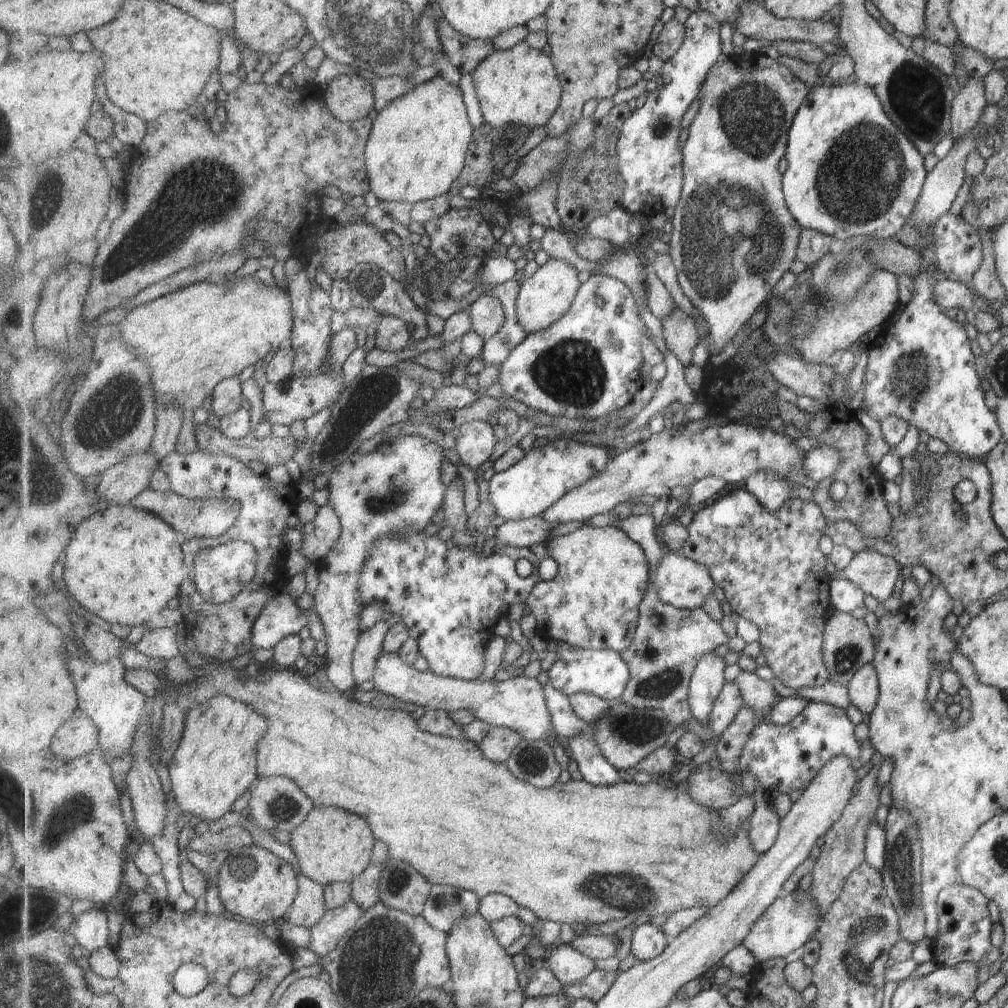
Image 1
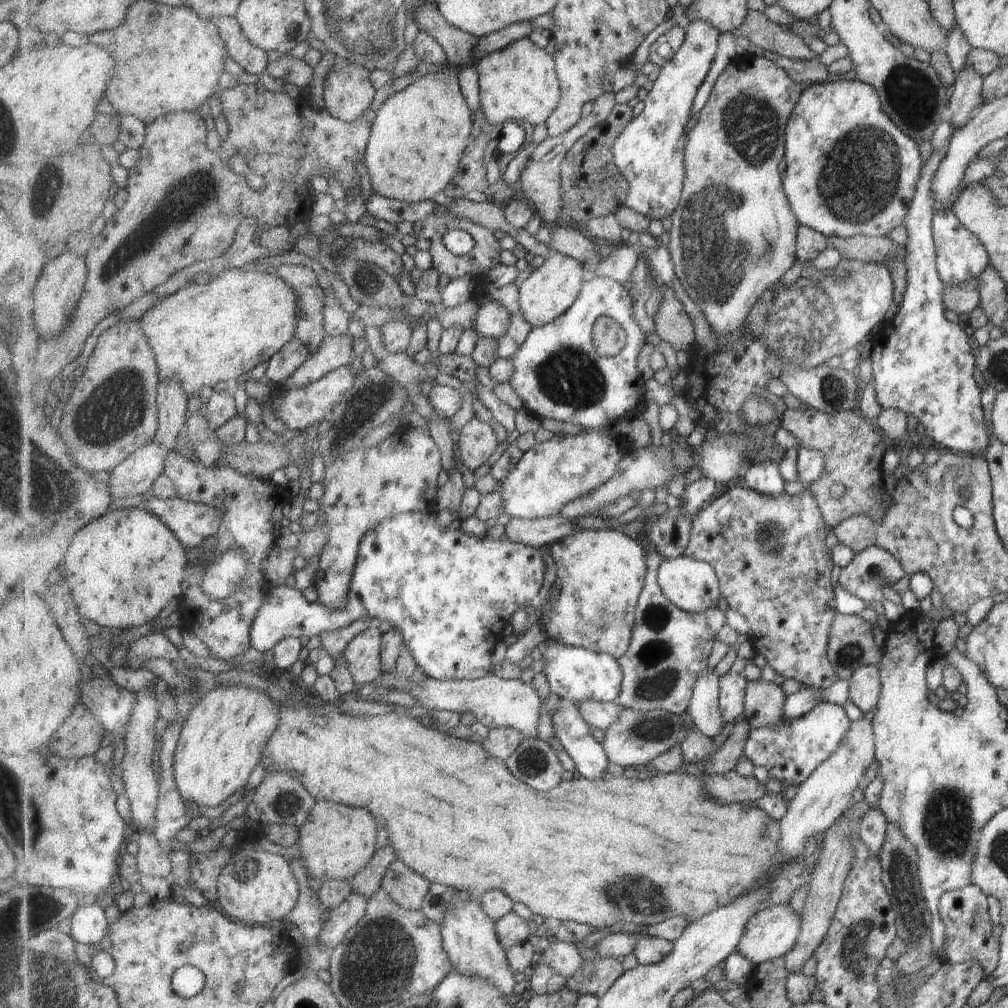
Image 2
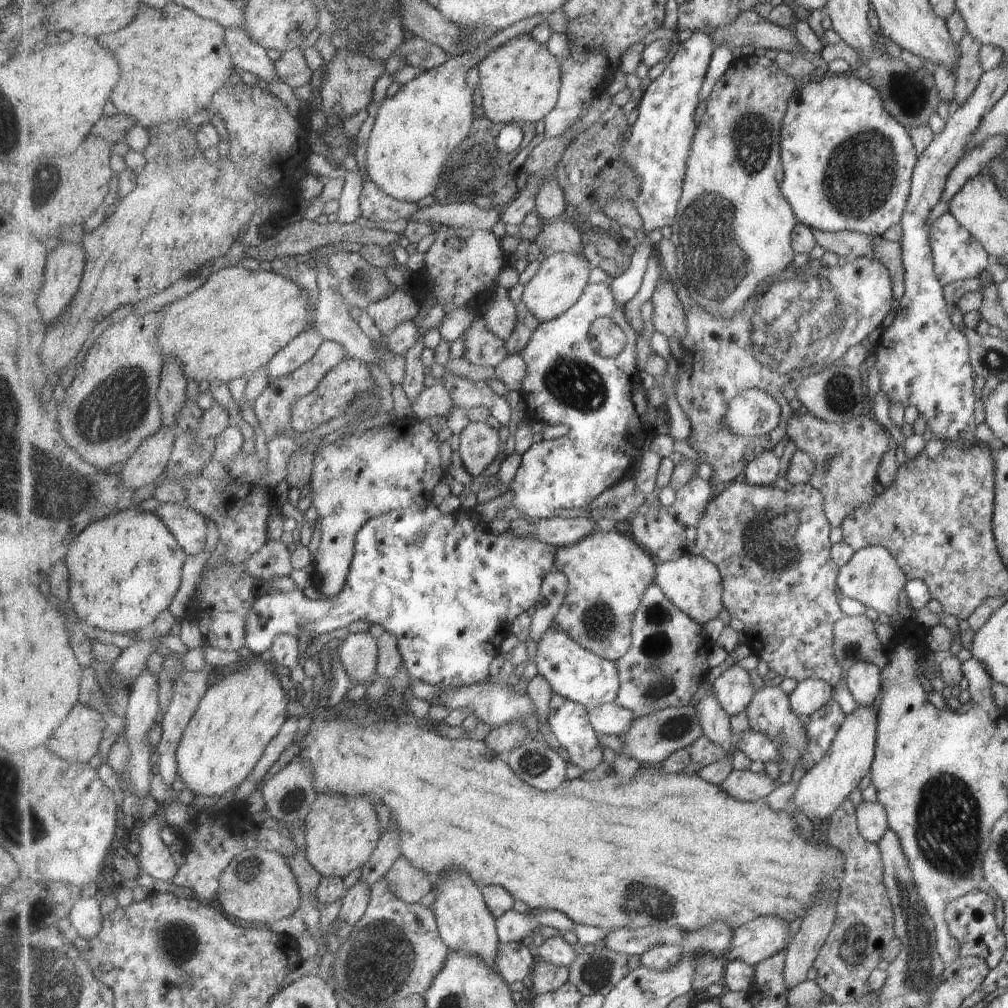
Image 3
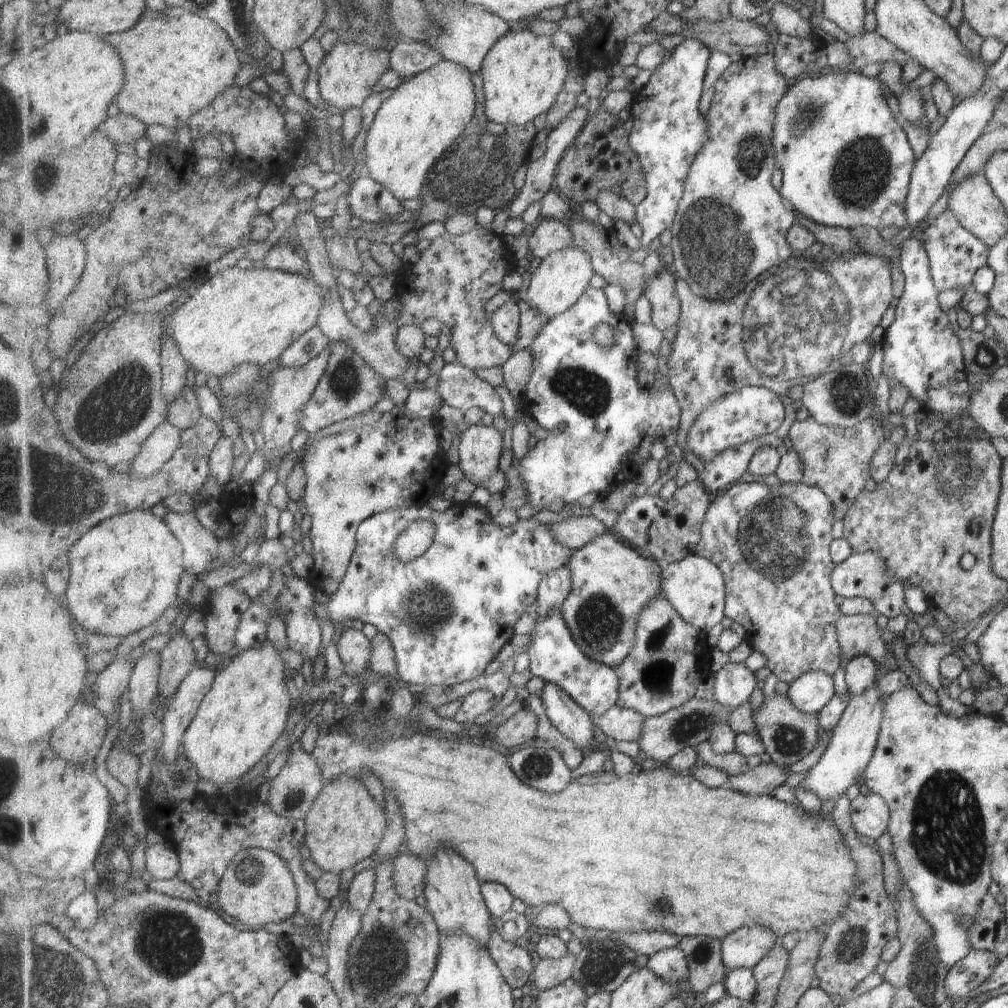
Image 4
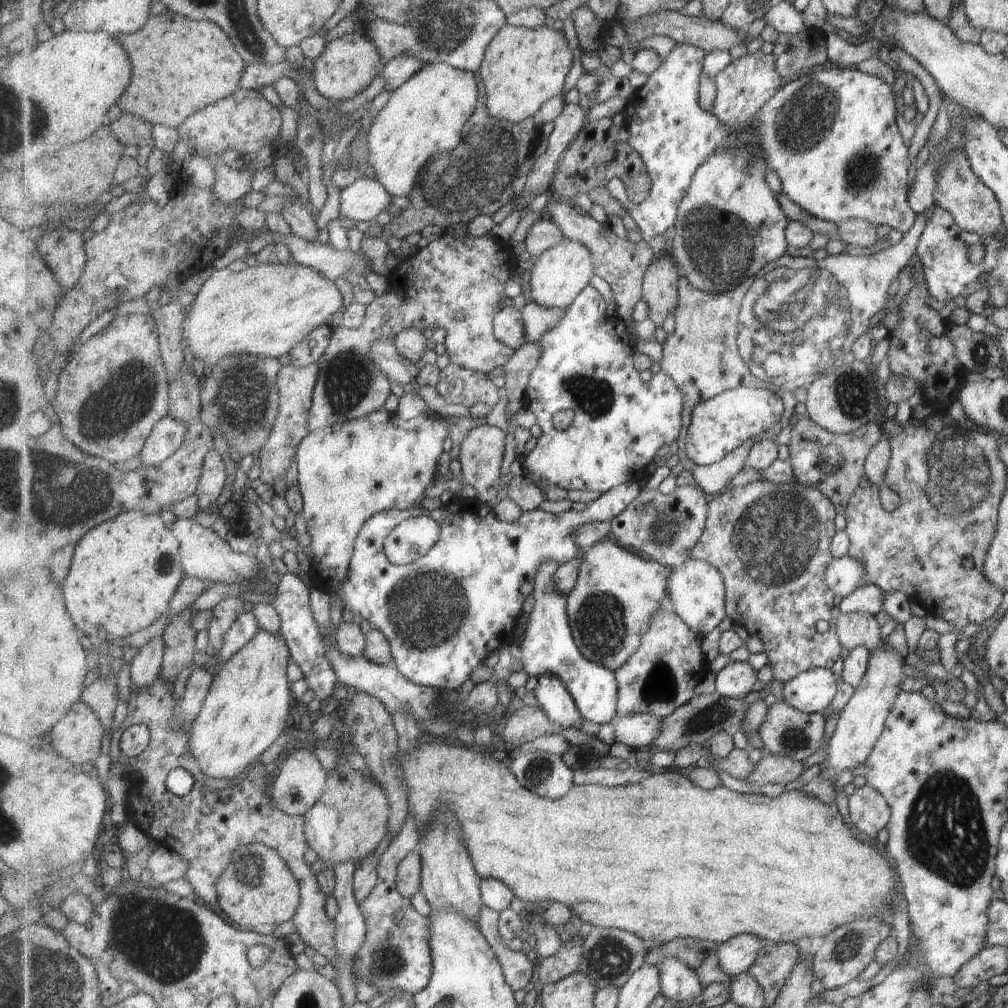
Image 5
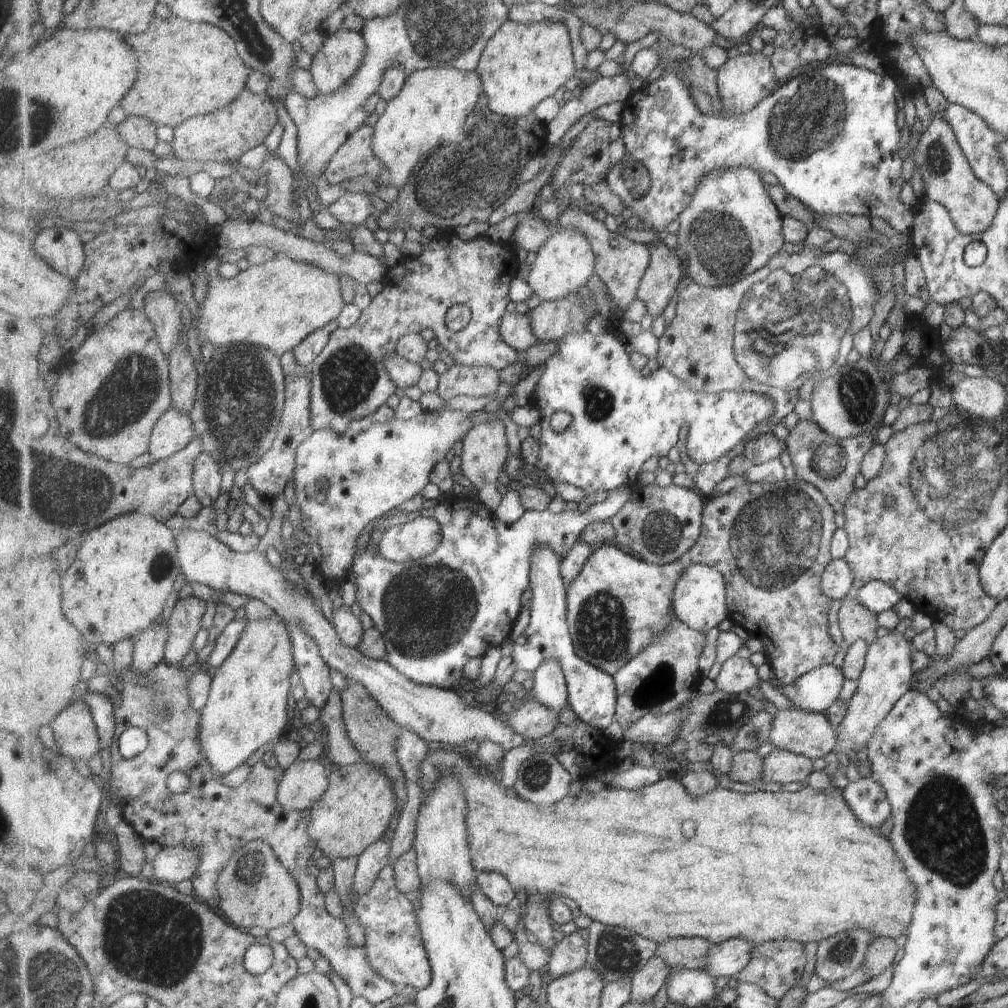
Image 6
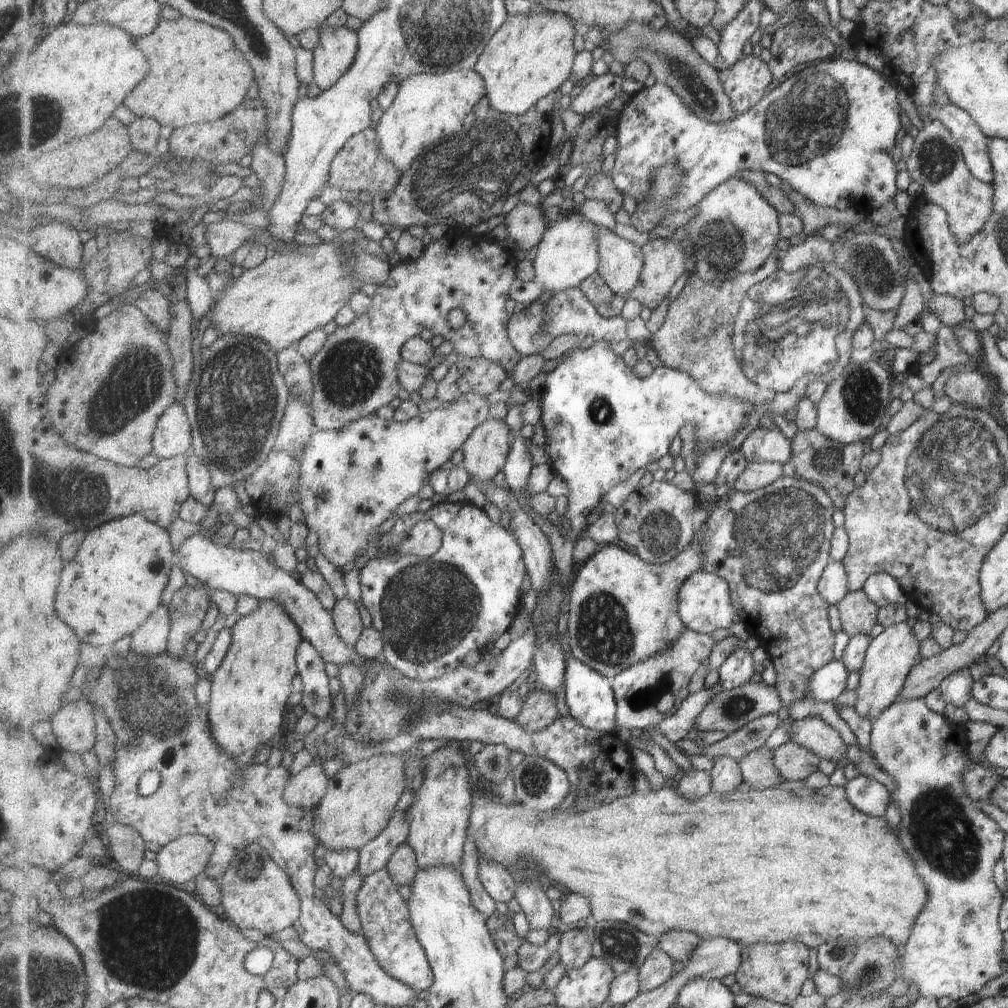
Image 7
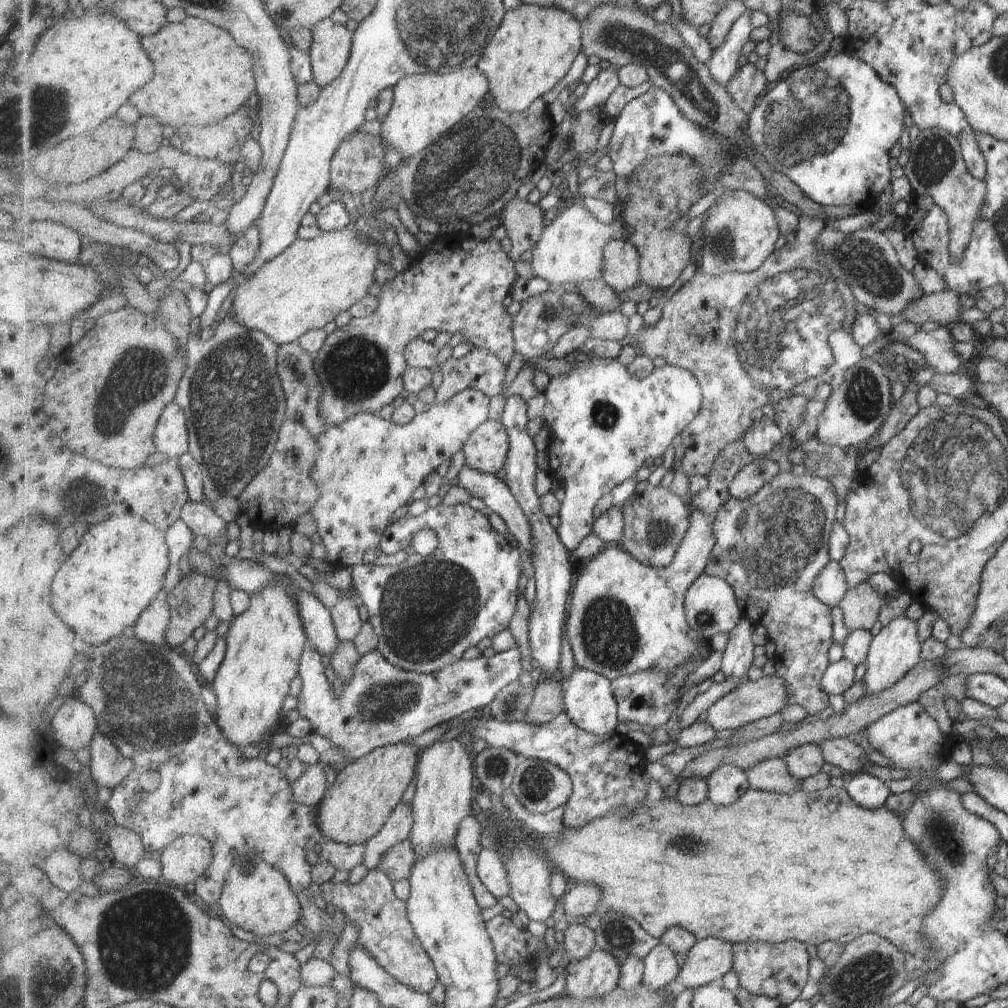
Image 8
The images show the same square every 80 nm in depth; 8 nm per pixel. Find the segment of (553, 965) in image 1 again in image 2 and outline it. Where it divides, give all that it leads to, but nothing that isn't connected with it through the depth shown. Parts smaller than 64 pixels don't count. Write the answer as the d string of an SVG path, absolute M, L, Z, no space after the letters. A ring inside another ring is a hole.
M554 941L544 951L545 964L558 970L565 978L571 978L579 972L585 960L579 952L579 946L566 941Z

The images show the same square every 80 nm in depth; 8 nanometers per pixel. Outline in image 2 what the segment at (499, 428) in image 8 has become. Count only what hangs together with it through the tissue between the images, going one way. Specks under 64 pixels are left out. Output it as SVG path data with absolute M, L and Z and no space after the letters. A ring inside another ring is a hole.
M473 417L459 432L460 458L471 470L487 464L499 446L499 438L489 423Z

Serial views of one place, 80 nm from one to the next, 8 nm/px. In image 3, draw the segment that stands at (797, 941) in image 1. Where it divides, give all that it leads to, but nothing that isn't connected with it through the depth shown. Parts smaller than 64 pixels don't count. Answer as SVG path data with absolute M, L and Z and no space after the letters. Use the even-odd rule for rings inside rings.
M759 917L734 930L729 950L724 954L727 962L743 961L756 967L761 961L770 959L787 949L789 926L779 917Z

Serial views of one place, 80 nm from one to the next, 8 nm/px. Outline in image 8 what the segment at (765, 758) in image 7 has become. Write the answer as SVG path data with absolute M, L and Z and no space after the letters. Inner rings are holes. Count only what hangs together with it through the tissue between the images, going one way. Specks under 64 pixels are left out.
M769 759L755 766L747 772L750 786L760 791L769 791L791 795L801 791L801 779L798 779L788 769L785 759Z

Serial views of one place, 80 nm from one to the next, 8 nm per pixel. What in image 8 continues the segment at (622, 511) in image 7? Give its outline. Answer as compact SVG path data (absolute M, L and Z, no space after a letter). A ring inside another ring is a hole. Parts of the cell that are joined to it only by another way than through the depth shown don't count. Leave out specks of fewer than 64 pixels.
M648 485L643 493L629 498L624 508L624 538L619 545L642 563L662 569L671 564L689 530L690 508L670 487L660 487Z

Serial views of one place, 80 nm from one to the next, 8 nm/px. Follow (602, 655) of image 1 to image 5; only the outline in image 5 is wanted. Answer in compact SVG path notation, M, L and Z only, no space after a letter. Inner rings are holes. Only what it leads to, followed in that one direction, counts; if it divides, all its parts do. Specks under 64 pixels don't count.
M543 562L539 566L533 590L535 604L523 633L524 639L519 646L519 663L531 677L549 673L561 678L585 719L599 725L611 723L618 712L618 679L612 670L591 662L579 650L567 616L567 597L557 590L555 584L555 574L559 567L557 562Z

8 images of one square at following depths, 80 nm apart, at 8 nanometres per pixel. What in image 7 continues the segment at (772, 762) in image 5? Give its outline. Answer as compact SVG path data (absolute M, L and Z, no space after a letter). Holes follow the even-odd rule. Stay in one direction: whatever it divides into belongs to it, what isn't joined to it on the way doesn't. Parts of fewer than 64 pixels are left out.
M788 741L773 751L777 770L785 781L799 786L801 781L815 772L819 762L811 749L799 746L795 741Z

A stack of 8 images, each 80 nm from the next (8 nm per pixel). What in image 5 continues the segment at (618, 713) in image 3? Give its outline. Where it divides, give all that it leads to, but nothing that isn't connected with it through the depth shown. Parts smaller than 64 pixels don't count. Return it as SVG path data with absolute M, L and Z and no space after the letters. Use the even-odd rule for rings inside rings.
M637 713L627 715L626 717L619 717L618 714L616 714L616 718L608 724L610 724L614 730L615 740L626 744L631 750L644 750L653 745L655 740L661 736L663 723L664 720L661 717L655 716L654 714Z

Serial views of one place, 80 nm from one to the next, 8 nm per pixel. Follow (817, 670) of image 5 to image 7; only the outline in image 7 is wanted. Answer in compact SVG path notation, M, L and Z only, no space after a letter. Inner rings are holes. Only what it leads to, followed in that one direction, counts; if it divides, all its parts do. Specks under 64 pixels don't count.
M841 661L828 662L813 674L810 680L810 696L817 702L834 701L845 690L845 679L849 672Z

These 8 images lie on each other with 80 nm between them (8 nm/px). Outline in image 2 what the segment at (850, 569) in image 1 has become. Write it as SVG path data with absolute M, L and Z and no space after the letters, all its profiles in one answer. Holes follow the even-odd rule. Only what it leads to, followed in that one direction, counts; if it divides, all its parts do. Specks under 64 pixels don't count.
M867 547L854 553L851 562L839 570L836 584L862 600L880 602L881 590L903 576L901 565L886 550Z

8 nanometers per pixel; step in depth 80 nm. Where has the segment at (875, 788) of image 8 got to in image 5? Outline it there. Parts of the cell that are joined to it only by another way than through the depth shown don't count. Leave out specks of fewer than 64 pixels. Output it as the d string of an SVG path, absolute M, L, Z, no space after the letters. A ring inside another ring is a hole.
M865 783L861 787L855 787L846 798L850 821L859 832L873 837L882 828L886 828L890 808L879 791Z

